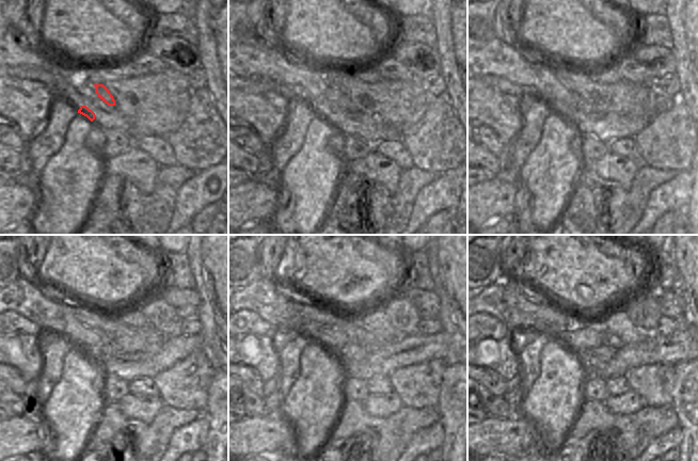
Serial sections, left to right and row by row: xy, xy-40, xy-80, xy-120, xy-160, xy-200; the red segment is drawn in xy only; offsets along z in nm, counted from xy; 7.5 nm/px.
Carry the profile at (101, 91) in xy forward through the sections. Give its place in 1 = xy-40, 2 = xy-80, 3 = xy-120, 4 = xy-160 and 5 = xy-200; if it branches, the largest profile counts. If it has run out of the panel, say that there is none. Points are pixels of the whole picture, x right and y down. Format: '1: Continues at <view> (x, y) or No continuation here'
1: Continues at xy-40 (334, 101)
2: Continues at xy-80 (568, 110)
3: Continues at xy-120 (105, 349)
4: Continues at xy-160 (351, 352)
5: Continues at xy-200 (597, 356).

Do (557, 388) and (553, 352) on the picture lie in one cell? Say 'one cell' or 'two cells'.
one cell

